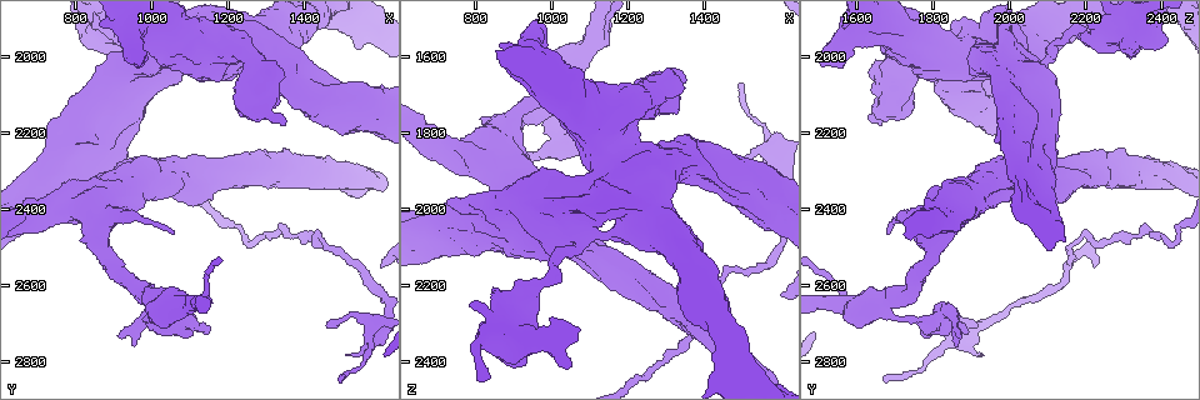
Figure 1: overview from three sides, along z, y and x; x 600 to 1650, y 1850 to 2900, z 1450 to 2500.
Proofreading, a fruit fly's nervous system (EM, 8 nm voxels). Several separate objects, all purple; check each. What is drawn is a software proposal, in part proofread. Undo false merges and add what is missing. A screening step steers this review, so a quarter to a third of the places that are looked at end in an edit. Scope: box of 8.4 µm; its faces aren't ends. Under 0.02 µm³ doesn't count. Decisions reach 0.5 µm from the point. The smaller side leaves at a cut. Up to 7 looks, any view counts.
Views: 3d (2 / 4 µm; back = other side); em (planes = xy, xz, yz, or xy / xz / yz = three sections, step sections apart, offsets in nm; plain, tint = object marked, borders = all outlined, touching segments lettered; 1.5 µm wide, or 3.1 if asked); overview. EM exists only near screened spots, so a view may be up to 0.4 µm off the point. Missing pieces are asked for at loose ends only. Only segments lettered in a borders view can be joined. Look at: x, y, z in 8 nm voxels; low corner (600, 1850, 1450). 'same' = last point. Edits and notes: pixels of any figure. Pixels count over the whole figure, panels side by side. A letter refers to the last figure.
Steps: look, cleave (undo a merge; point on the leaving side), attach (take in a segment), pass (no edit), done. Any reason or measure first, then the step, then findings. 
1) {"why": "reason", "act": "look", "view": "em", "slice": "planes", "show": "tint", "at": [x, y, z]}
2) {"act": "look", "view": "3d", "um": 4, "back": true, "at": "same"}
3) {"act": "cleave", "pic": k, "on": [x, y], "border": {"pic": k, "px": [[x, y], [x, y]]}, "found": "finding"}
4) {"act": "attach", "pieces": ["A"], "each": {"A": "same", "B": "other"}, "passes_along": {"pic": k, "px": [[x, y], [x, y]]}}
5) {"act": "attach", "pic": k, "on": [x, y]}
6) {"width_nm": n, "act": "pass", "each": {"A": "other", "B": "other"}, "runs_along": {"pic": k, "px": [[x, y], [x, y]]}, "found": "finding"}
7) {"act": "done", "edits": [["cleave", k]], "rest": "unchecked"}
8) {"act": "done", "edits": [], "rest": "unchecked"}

{"act": "look", "view": "em", "slice": "xy", "step": 8, "show": "tint", "at": [1455, 2705, 1920]}

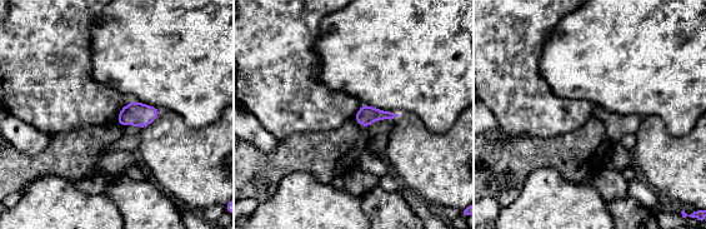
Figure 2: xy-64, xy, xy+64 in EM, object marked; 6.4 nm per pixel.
{"why": "cut it another way", "act": "look", "view": "em", "slice": "planes", "show": "borders", "at": "same"}

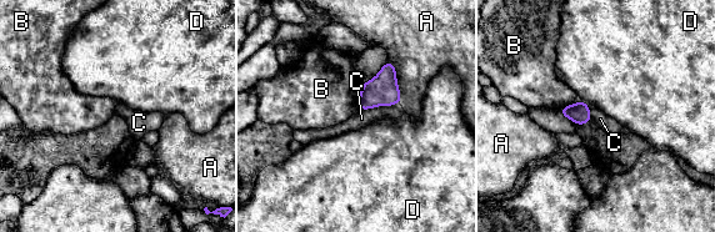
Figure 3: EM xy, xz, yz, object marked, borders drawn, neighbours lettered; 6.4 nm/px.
{"width_nm": 140, "act": "pass", "each": {"A": "other", "B": "other", "C": "other", "D": "other"}, "border": {"pic": 3, "px": [[399, 102], [360, 110]]}, "found": "no lettered segment goes on from it"}

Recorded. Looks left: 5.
{"why": "branch stops here", "act": "look", "view": "em", "slice": "xz", "step": 4, "show": "borders", "at": [1145, 2720, 1880]}

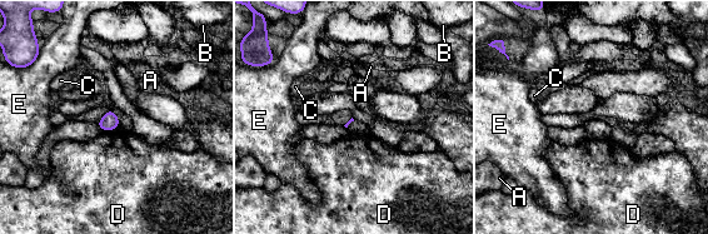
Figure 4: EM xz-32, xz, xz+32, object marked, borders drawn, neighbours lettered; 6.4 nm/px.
{"why": "cut it another way", "act": "look", "view": "em", "slice": "planes", "show": "borders", "at": "same"}

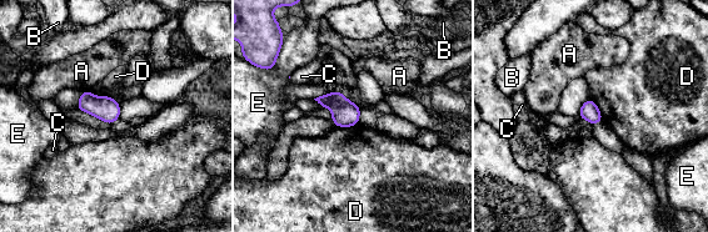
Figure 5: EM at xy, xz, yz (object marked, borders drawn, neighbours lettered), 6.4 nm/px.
{"act": "pass", "each": {"A": "other", "B": "other", "C": "other", "D": "other", "E": "other"}, "border": {"pic": 5, "px": [[591, 97], [603, 120]]}, "found": "no lettered segment goes on from it"}

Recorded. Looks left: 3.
{"why": "sharp bend", "act": "look", "view": "em", "slice": "xy", "step": 8, "show": "borders", "at": [1445, 2480, 2185]}

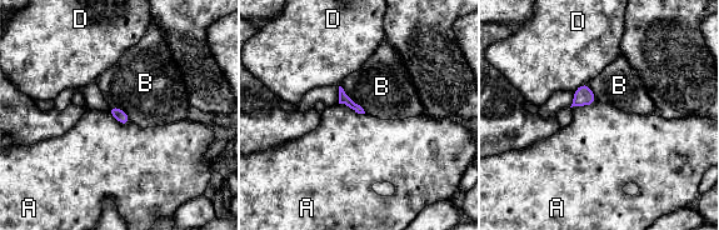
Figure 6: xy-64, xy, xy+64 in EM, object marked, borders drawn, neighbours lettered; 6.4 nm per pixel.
{"width_nm": 40, "act": "pass", "each": {"A": "other", "B": "other", "D": "other"}, "border": {"pic": 6, "px": [[339, 103], [364, 114]]}, "found": "continuous, no second neuron"}

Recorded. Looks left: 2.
{"act": "done", "edits": [], "rest": "unchecked"}

